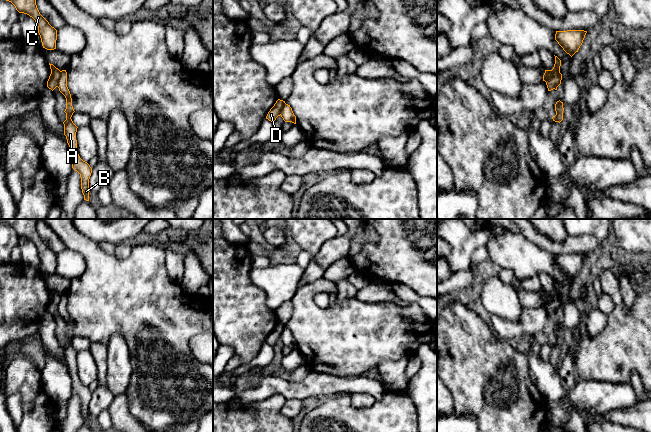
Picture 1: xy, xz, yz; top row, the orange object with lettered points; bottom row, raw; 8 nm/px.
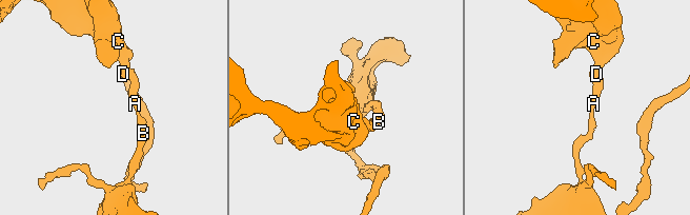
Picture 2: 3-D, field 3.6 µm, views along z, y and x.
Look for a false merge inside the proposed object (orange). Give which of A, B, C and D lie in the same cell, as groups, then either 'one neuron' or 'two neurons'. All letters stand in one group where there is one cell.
A B / C D; two neurons

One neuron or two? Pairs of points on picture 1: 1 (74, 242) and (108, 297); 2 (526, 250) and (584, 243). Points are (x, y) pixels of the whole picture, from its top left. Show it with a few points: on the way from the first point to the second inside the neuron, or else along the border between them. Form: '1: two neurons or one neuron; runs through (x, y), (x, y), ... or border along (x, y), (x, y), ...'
1: one neuron; runs through (88, 253), (100, 265), (108, 283)
2: two neurons; border along (522, 234), (538, 246), (555, 255)

